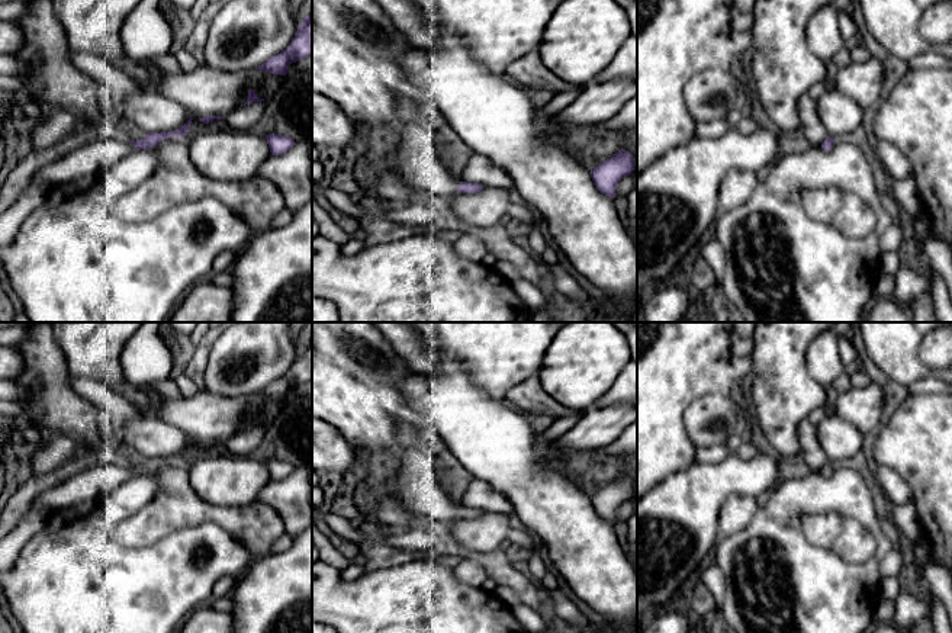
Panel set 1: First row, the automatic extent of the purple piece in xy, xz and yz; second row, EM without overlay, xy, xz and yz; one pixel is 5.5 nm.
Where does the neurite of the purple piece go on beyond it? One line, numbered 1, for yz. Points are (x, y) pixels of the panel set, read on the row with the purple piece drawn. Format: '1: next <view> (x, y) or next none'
1: next none

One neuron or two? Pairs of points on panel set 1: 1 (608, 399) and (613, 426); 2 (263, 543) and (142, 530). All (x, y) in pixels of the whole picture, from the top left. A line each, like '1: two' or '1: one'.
1: two
2: one

